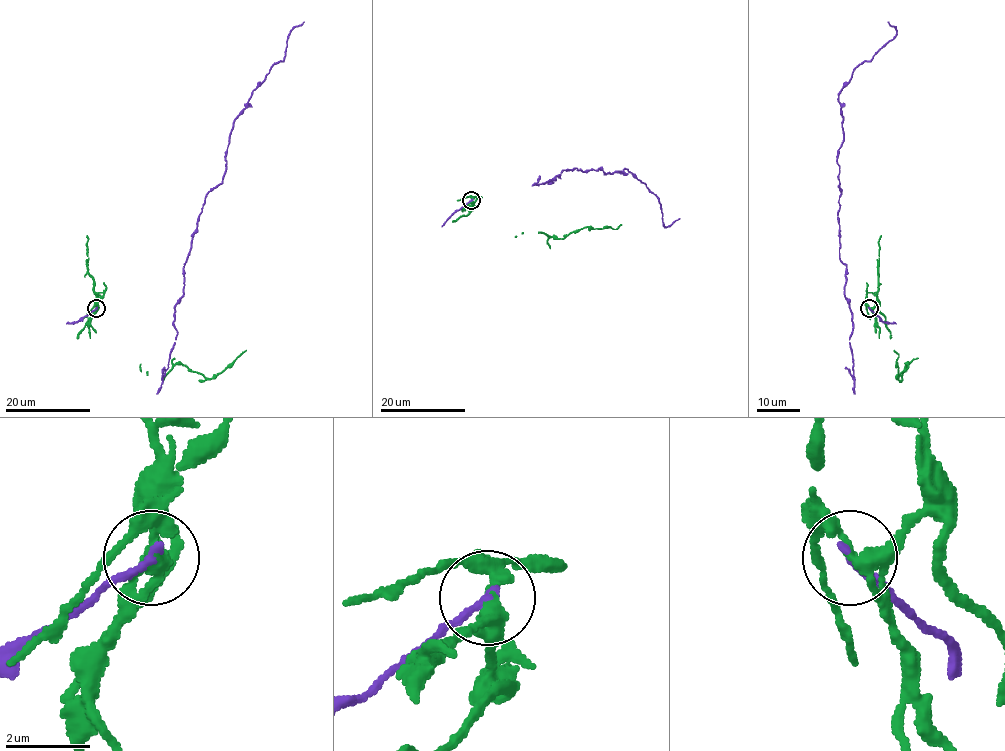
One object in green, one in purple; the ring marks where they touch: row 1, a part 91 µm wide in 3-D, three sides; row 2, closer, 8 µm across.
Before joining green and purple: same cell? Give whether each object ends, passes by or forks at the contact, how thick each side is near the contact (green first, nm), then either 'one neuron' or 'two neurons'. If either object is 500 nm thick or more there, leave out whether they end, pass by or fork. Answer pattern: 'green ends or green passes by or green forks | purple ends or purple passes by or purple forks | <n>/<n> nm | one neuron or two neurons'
green forks | purple ends | 280/190 nm | two neurons

